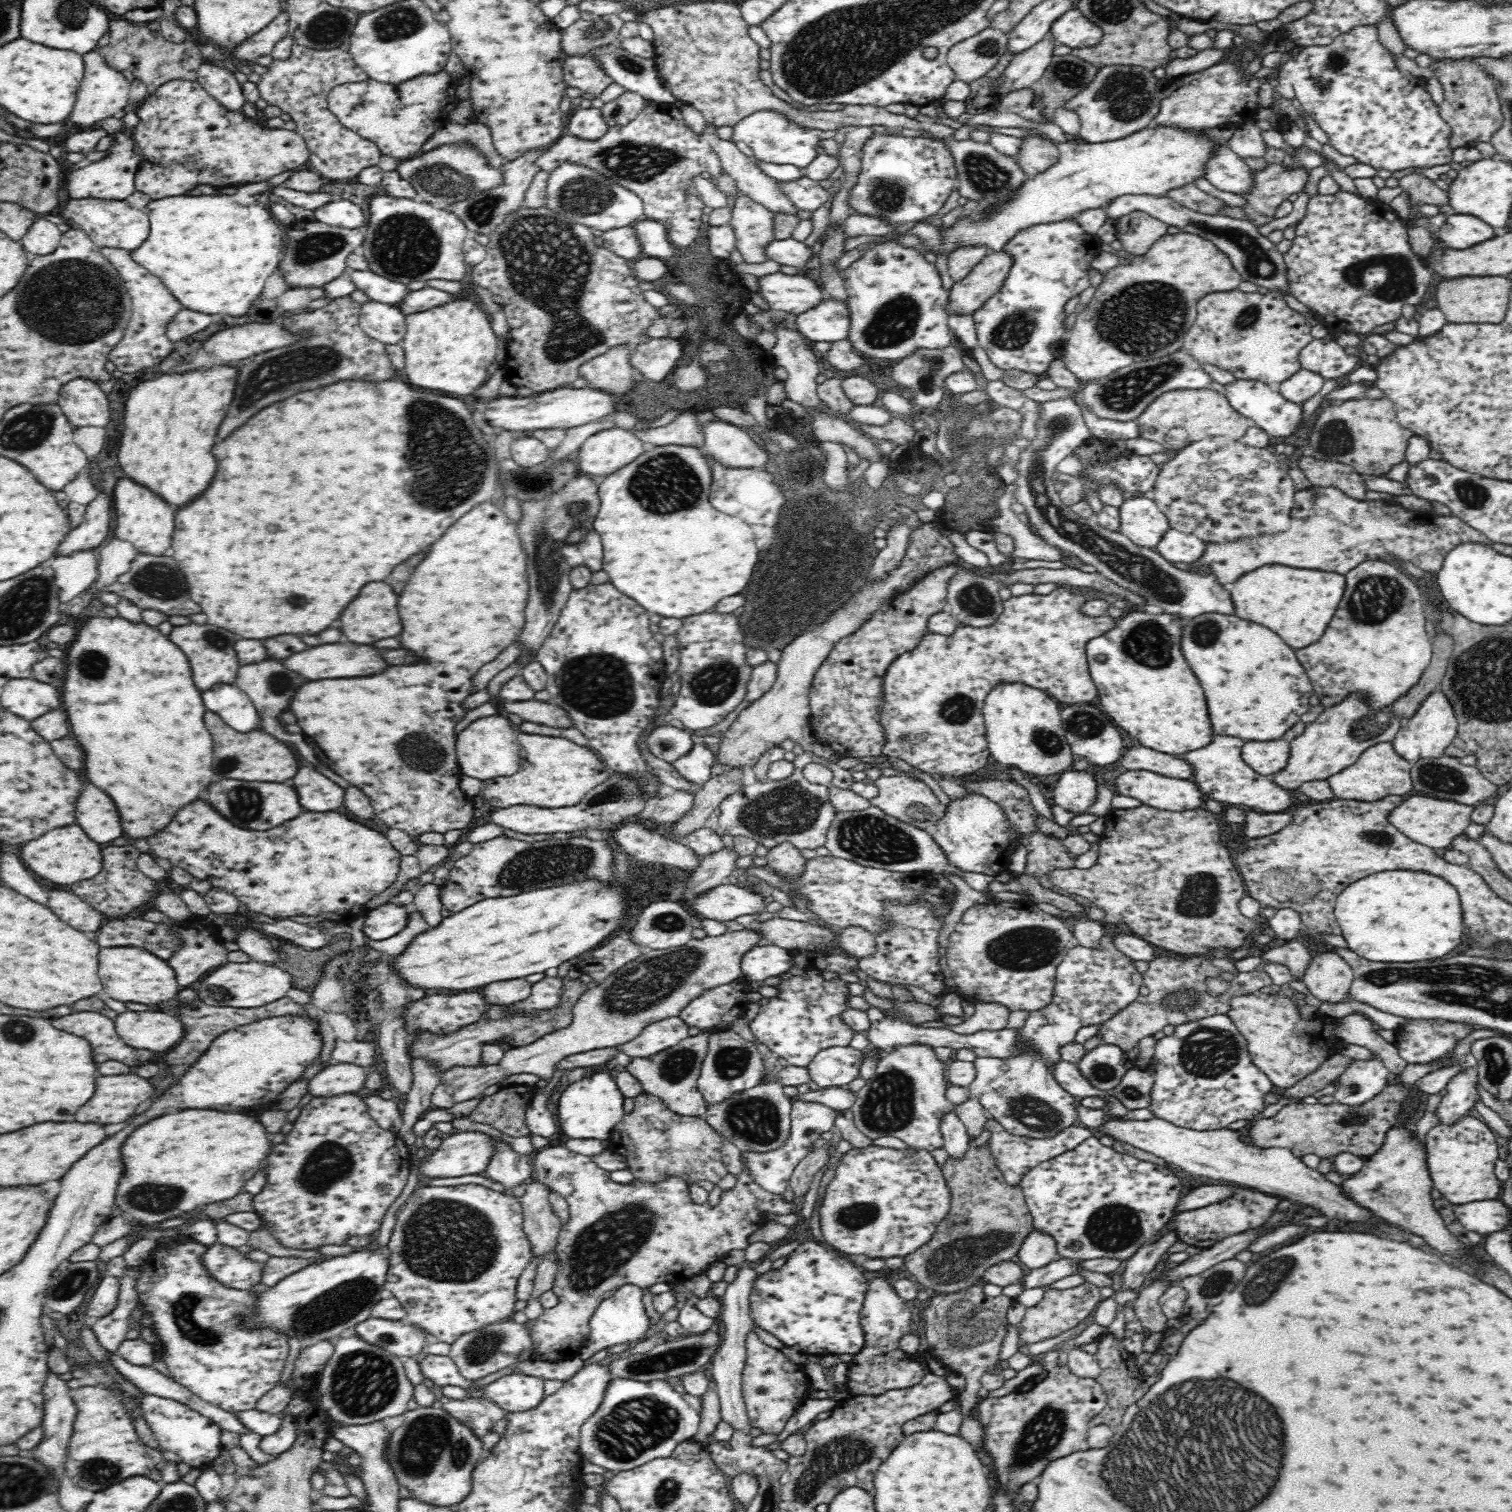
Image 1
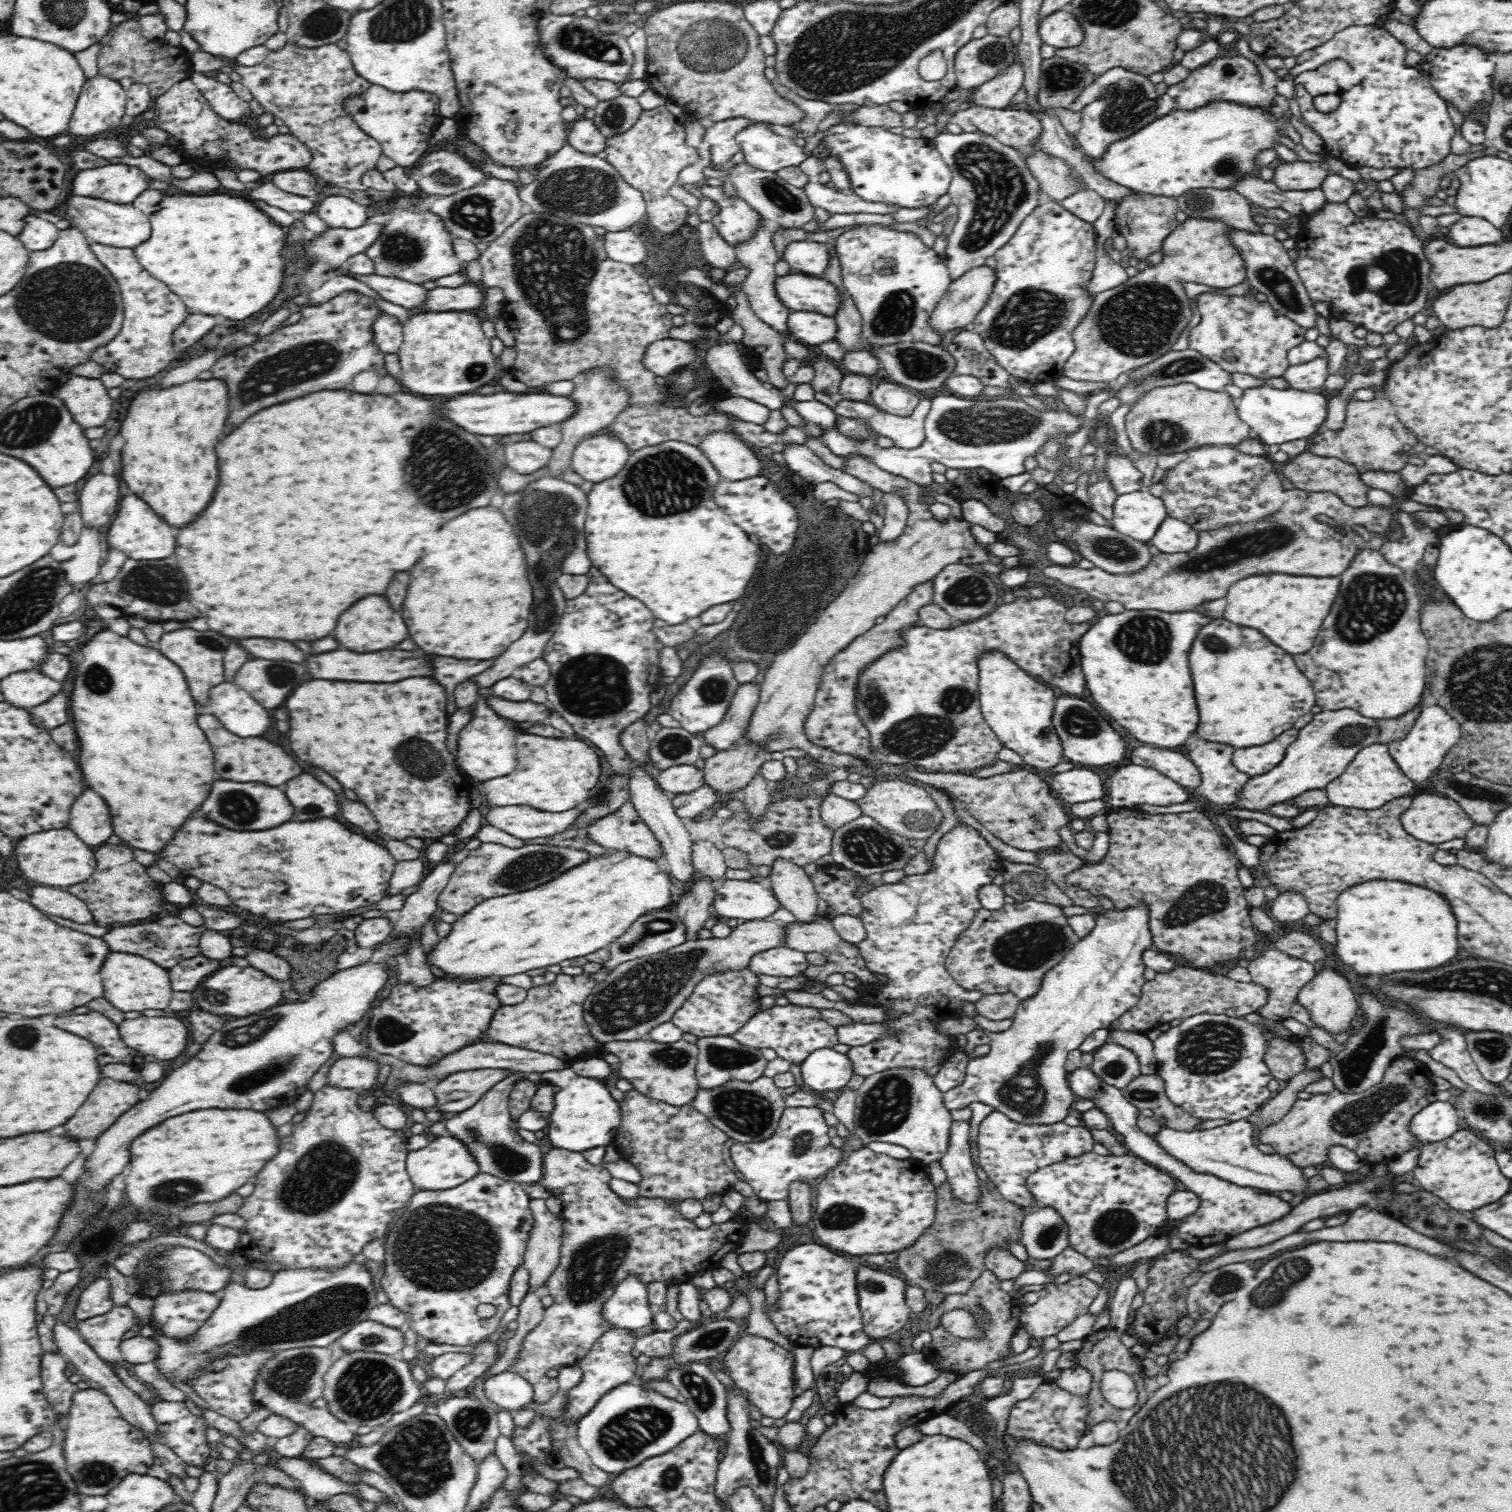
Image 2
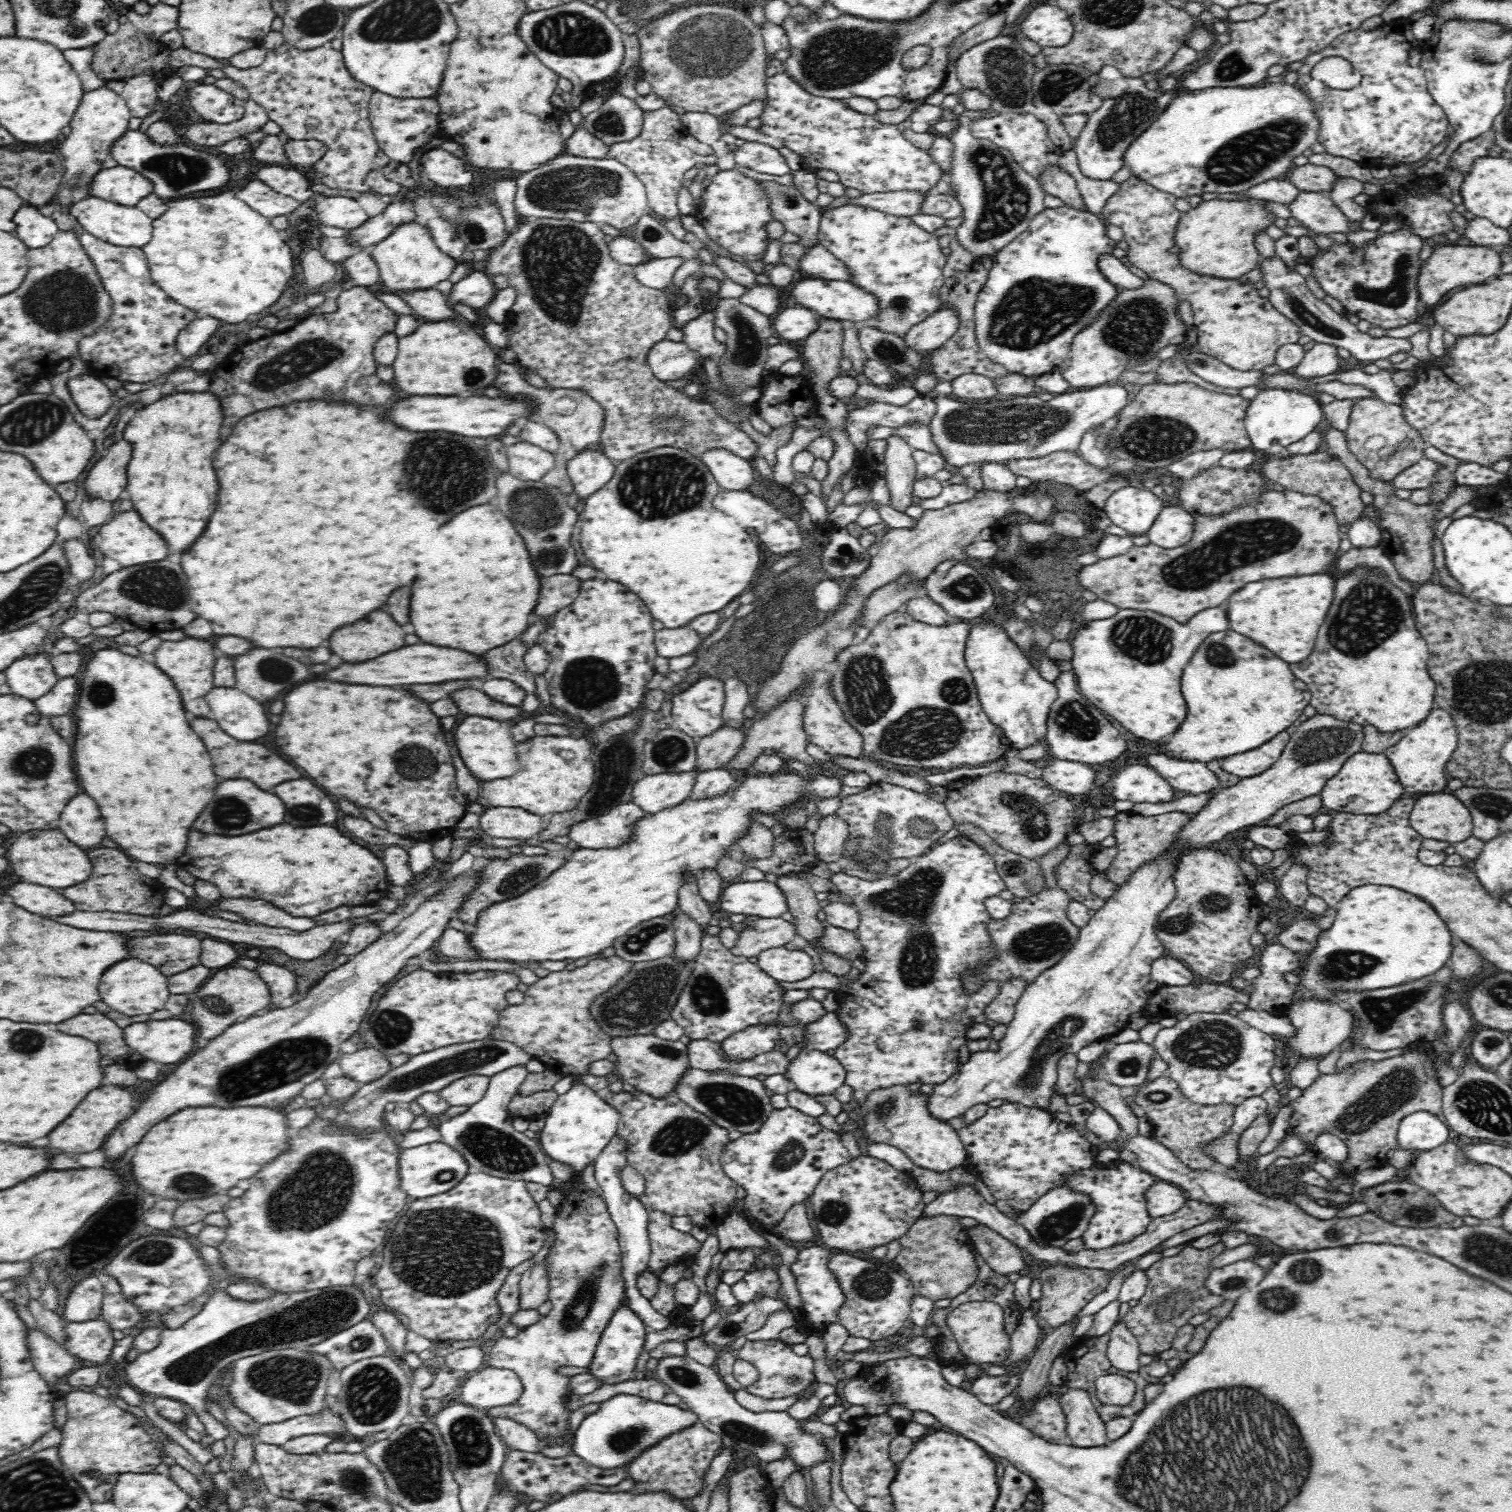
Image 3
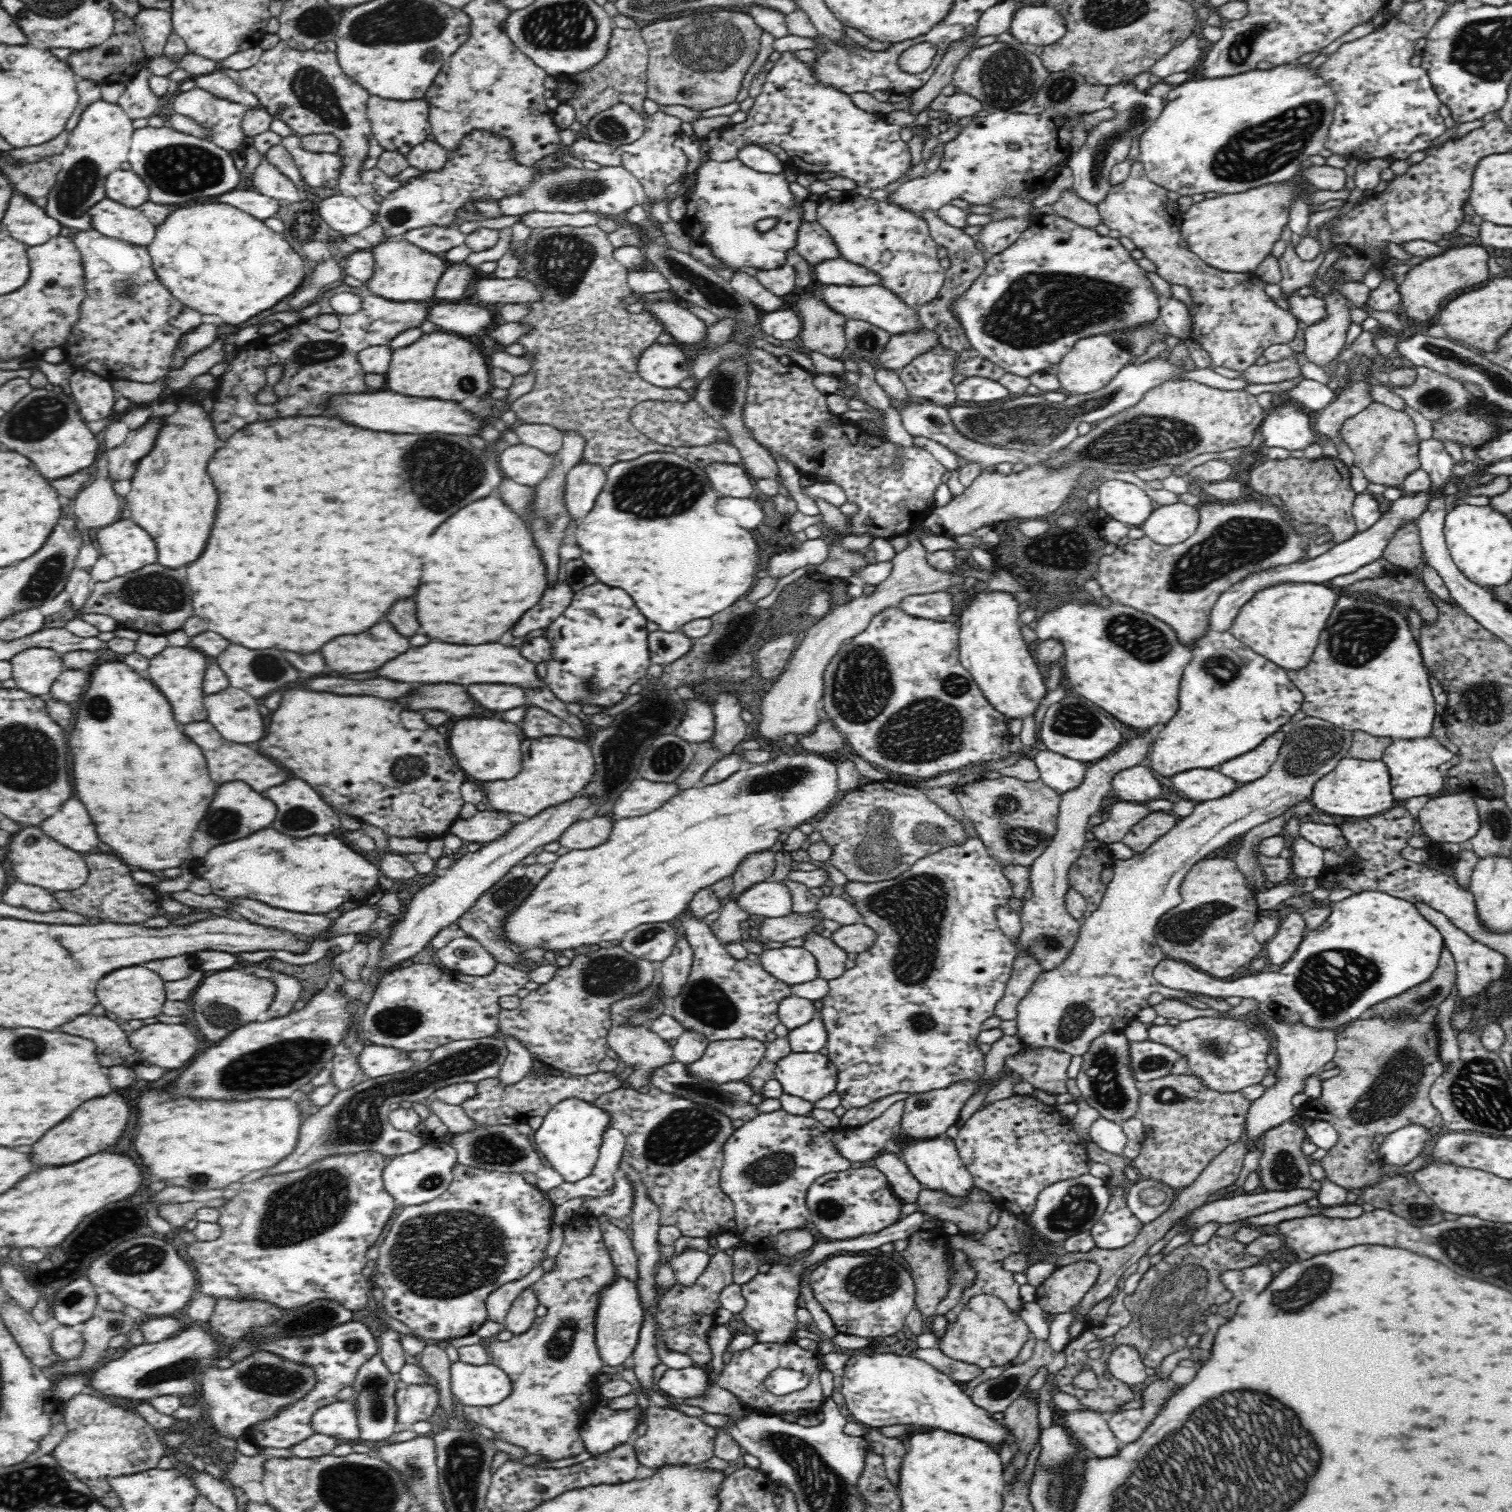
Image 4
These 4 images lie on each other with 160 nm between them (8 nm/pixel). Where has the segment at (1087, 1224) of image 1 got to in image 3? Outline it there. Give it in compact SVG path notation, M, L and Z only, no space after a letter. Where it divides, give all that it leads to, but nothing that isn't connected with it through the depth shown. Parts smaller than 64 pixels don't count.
M1121 1160L1112 1161L1110 1163L1096 1163L1090 1168L1082 1168L1082 1170L1076 1170L1076 1172L1070 1172L1060 1186L1054 1187L1068 1187L1072 1193L1082 1193L1082 1195L1088 1195L1090 1201L1094 1203L1094 1216L1090 1218L1088 1226L1081 1236L1082 1243L1084 1243L1084 1249L1088 1250L1102 1250L1111 1246L1116 1246L1133 1238L1140 1236L1147 1229L1150 1221L1153 1219L1147 1209L1147 1198L1145 1194L1147 1190L1158 1182L1158 1178L1152 1173L1146 1172L1140 1169L1134 1162L1125 1162Z

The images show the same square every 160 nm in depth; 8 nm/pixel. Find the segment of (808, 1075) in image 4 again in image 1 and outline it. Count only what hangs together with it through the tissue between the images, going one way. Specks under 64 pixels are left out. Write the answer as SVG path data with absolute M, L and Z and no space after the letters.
M851 1046L822 1050L809 1064L808 1071L820 1089L842 1087L860 1076L866 1054Z

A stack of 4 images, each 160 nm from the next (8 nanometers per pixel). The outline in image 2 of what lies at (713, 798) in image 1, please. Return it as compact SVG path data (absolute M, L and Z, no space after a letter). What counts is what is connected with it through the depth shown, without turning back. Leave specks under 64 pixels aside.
M739 743L728 750L701 759L705 784L718 795L739 791L754 778L770 754L754 743Z

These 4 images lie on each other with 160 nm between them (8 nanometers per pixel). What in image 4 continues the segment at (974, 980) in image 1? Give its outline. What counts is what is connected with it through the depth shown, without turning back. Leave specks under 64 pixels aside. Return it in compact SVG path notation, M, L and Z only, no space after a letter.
M1150 730L1140 732L1138 738L1130 740L1118 752L1112 752L1093 763L1086 769L1080 786L1061 794L1056 832L1044 852L1031 864L1029 879L1032 898L1022 902L1020 908L1016 910L1022 923L1022 930L1018 936L1010 938L1010 943L1016 947L1016 952L1024 951L1026 955L1032 955L1032 959L1038 961L1042 971L1051 971L1064 962L1064 958L1070 954L1080 934L1082 921L1076 920L1068 912L1065 896L1070 890L1068 870L1082 854L1085 843L1088 842L1086 840L1086 832L1089 828L1088 818L1099 812L1102 800L1112 788L1111 782L1115 774L1118 774L1120 770L1126 770L1128 766L1138 766L1147 762L1146 754L1150 752L1152 742L1156 740L1158 734L1156 730L1152 732Z

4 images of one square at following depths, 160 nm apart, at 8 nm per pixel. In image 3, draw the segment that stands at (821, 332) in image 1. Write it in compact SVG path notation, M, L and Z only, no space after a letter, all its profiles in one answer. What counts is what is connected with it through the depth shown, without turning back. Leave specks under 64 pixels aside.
M790 307L780 311L773 320L776 336L786 340L806 340L818 328L820 317L806 307Z

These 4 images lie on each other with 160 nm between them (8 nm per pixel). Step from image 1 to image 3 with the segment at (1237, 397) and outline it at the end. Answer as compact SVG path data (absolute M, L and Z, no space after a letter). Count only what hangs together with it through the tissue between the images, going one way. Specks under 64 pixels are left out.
M1260 388L1246 408L1244 426L1251 440L1251 448L1267 451L1272 444L1286 447L1316 431L1323 424L1323 416L1323 405L1314 394Z

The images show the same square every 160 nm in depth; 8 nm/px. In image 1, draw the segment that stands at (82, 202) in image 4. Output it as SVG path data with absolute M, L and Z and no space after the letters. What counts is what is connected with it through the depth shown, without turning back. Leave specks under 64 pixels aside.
M92 50L83 56L85 74L78 88L78 100L76 100L74 112L70 114L70 122L81 129L91 130L96 122L111 118L116 112L126 108L126 104L129 103L131 82L124 77L123 72L108 65L98 51Z

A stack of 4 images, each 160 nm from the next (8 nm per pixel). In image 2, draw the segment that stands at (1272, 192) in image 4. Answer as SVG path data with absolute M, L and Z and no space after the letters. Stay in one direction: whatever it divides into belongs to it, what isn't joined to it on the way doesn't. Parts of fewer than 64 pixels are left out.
M1188 218L1178 225L1162 242L1159 252L1162 260L1157 264L1141 264L1135 276L1128 277L1124 284L1110 290L1099 292L1090 304L1090 312L1082 318L1079 326L1072 332L1075 349L1064 363L1064 374L1072 380L1084 382L1114 382L1120 374L1144 366L1163 354L1172 351L1176 341L1185 335L1191 319L1191 306L1186 296L1184 284L1196 282L1213 288L1230 288L1246 280L1244 261L1238 249L1228 241L1229 226L1212 219Z

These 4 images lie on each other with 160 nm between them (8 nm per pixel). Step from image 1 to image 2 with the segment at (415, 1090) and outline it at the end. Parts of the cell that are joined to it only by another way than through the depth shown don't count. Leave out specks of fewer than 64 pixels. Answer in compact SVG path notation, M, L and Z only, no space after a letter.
M438 978L425 987L400 984L392 987L388 998L385 998L380 1007L374 1010L370 1023L366 1026L367 1050L372 1050L380 1055L390 1055L404 1062L421 1068L432 1068L444 1056L453 1054L473 1042L478 1042L480 1037L491 1024L494 1012L503 1005L494 995L496 986L502 978L482 978L476 982L450 982L446 978Z

